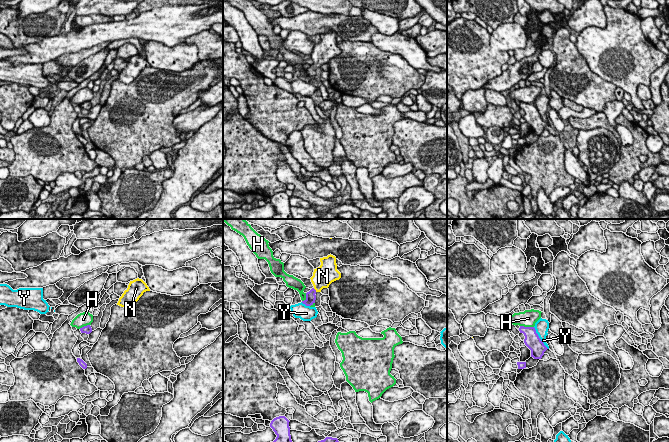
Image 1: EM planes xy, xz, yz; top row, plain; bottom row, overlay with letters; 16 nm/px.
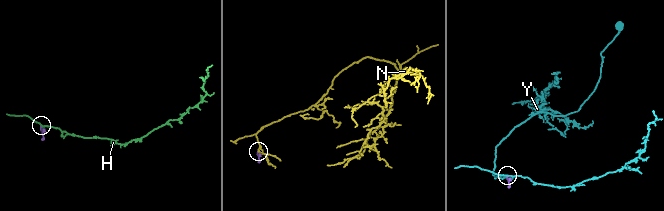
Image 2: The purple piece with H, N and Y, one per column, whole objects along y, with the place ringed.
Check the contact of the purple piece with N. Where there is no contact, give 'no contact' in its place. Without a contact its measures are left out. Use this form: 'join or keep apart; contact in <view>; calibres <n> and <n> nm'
join; contact in xz; calibres 160 and 320 nm

